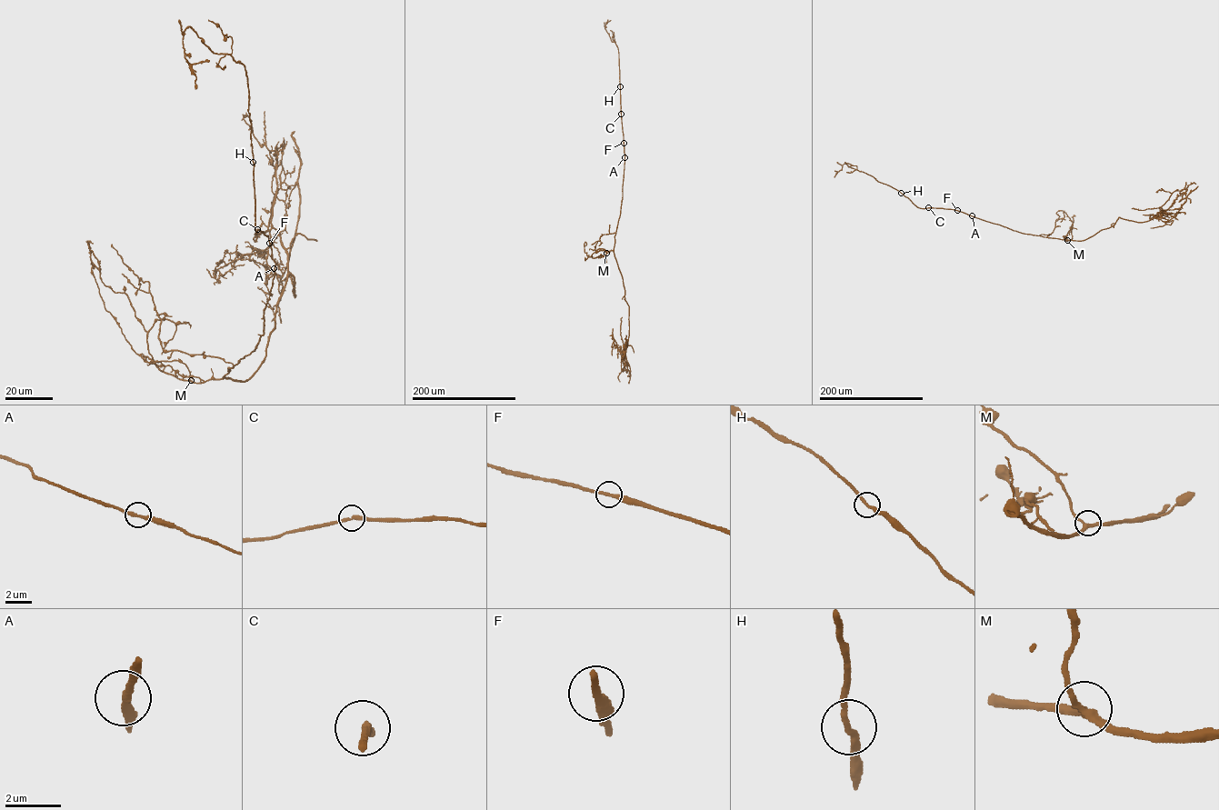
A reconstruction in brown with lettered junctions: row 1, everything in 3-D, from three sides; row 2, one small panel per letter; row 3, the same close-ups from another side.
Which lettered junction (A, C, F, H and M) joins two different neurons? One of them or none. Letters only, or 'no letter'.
no letter

